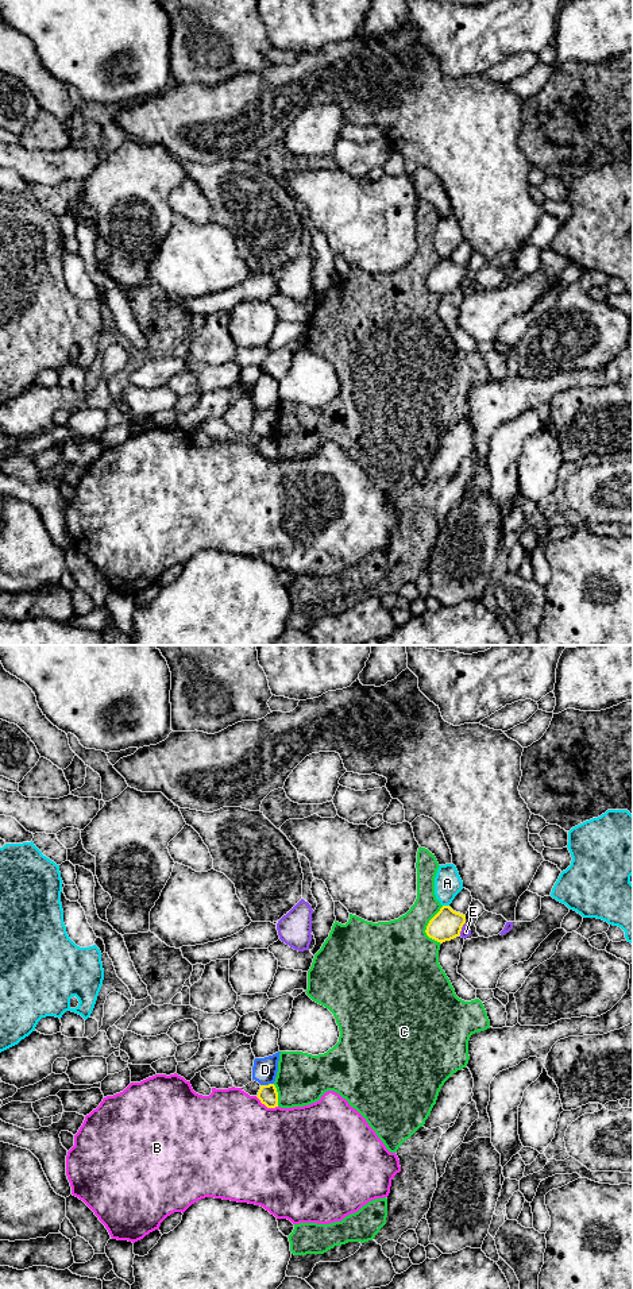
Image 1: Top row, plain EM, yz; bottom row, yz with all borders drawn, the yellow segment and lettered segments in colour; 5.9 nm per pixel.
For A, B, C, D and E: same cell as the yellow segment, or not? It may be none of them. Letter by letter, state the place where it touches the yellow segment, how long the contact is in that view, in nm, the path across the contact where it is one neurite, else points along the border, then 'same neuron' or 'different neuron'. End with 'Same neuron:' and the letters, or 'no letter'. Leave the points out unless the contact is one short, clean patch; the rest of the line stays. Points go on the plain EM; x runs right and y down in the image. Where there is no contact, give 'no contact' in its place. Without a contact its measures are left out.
A: contact yz (446, 258); length 40 nm; border yz (443, 257), (448, 258); different neuron
B: contact yz (266, 458); length 150 nm; different neuron
C: contact yz (427, 280); length 240 nm; different neuron
D: contact yz (266, 437); length 80 nm; border yz (273, 435), (261, 437); different neuron
E: contact yz (460, 281); length 90 nm; different neuron
Same neuron: no letter

